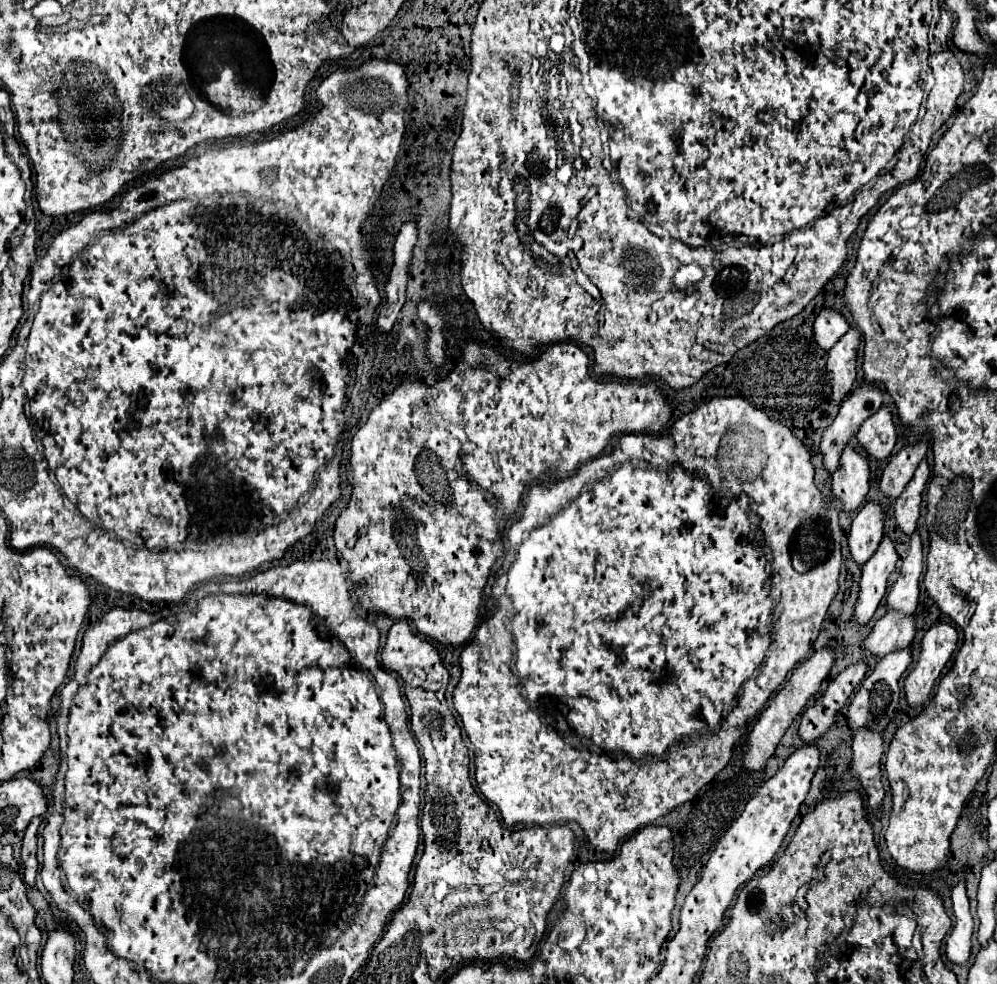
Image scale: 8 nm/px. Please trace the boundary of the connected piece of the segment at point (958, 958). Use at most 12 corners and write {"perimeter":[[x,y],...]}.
{"perimeter":[[965,882],[951,890],[955,924],[945,942],[953,964],[971,956],[973,918]]}

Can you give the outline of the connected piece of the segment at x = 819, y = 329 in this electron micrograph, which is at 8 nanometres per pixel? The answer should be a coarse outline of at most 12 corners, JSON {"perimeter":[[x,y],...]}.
{"perimeter":[[837,310],[813,322],[813,342],[827,352],[849,324]]}

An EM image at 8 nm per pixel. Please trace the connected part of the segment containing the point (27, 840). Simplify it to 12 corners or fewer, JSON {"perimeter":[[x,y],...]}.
{"perimeter":[[33,818],[23,836],[21,862],[25,882],[35,886],[37,876],[37,828]]}

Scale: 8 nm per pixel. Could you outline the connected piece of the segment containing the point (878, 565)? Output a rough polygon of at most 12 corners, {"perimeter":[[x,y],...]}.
{"perimeter":[[885,536],[861,568],[855,622],[869,624],[899,556]]}

